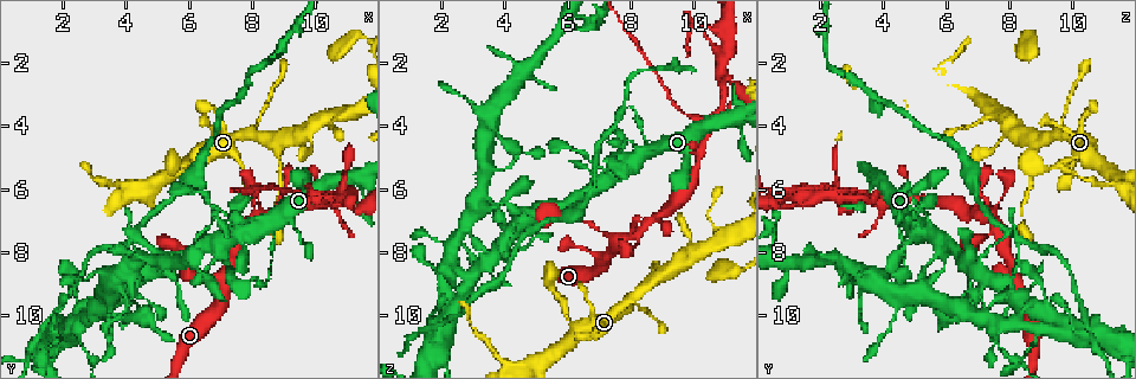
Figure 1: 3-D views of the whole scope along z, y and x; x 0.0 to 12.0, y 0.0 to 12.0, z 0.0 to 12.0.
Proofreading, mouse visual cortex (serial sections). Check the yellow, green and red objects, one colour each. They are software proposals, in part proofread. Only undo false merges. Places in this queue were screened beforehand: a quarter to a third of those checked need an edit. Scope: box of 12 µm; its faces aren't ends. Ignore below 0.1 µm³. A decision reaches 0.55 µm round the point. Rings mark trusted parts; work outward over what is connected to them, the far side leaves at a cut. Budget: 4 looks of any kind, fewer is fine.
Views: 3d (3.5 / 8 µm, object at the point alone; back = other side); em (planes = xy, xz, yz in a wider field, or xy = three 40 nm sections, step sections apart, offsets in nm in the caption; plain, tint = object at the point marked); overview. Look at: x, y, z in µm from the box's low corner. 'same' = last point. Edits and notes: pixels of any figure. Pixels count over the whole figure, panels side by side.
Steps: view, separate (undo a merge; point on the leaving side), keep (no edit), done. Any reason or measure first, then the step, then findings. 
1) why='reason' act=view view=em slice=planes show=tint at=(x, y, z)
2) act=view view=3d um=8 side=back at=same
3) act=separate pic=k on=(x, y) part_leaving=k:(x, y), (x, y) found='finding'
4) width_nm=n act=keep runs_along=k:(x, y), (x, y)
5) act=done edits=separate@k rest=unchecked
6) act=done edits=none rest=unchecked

why='two arms in line, one across' act=view view=3d um=3.5 side=back at=(8.9, 4.4, 8.8)

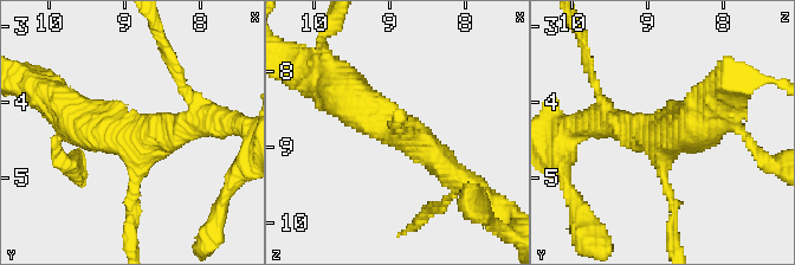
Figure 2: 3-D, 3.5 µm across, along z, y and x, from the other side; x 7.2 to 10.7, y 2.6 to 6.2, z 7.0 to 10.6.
arms=3 arm_widths_nm=150,350,600 why='shape alone is not enough' act=view view=em slice=xy step=1 show=tint at=(8.80, 4.50, 8.85)

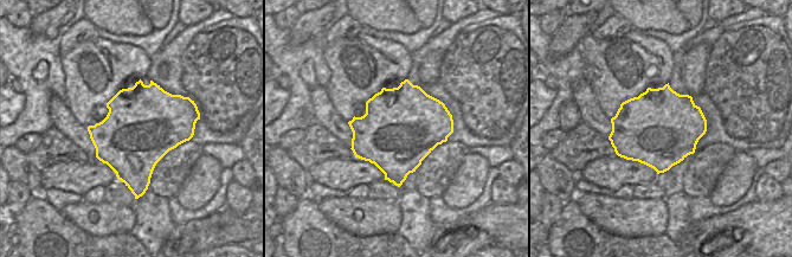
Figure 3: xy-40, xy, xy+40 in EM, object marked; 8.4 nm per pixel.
act=keep found='continuous, no second cell'

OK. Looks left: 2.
why='thin neck' act=view view=em slice=planes show=tint at=(9.7, 6.2, 3.6)

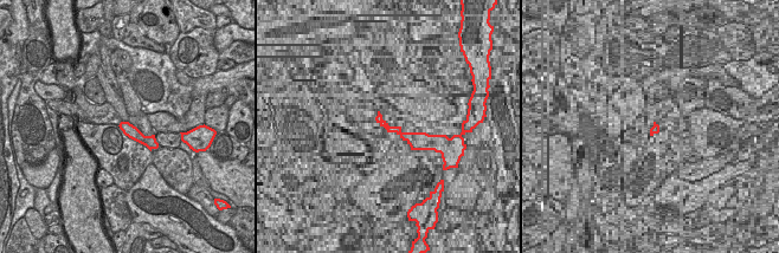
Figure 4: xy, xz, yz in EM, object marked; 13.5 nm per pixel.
why='see where the arms go' act=view view=3d um=3.5 side=back at=same

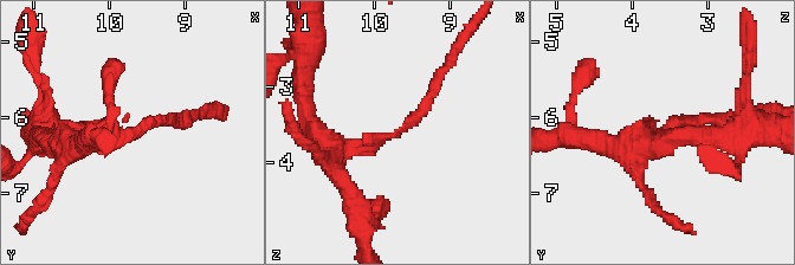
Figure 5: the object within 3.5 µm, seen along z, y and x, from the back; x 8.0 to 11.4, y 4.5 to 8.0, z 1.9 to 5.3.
width_nm=170 act=separate pic=5 on=(420, 111) part_leaving=5:(392, 136), (421, 112), (453, 55) found='a second cell is stuck on'

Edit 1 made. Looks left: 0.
act=done edits=separate@5 rest=unchecked

